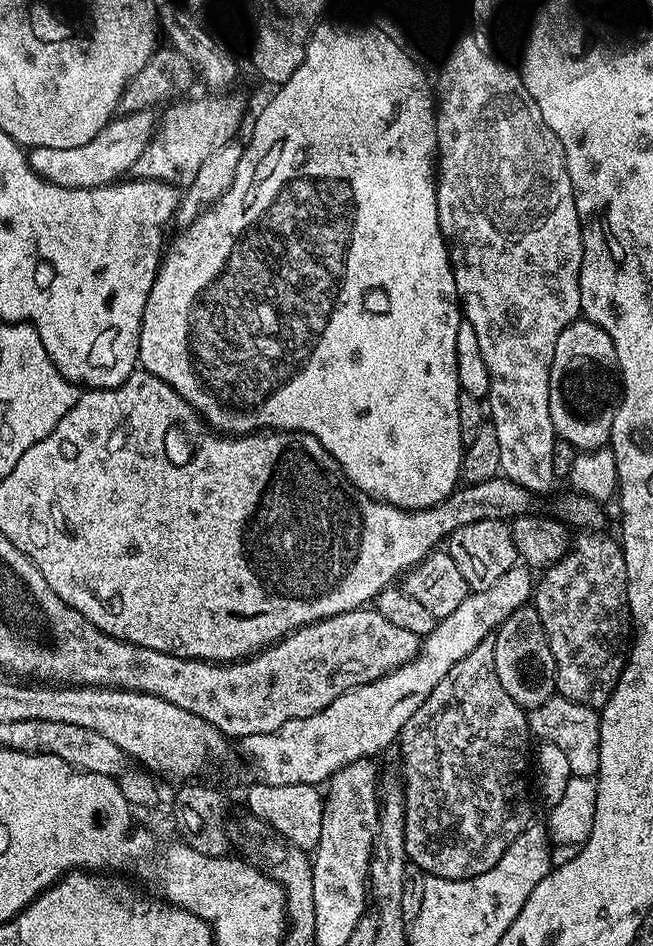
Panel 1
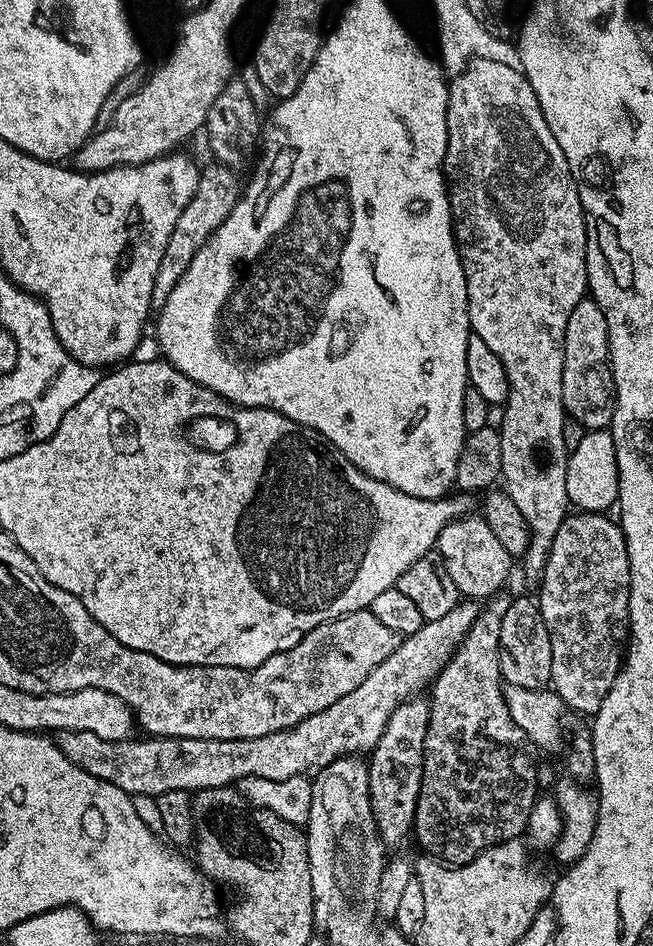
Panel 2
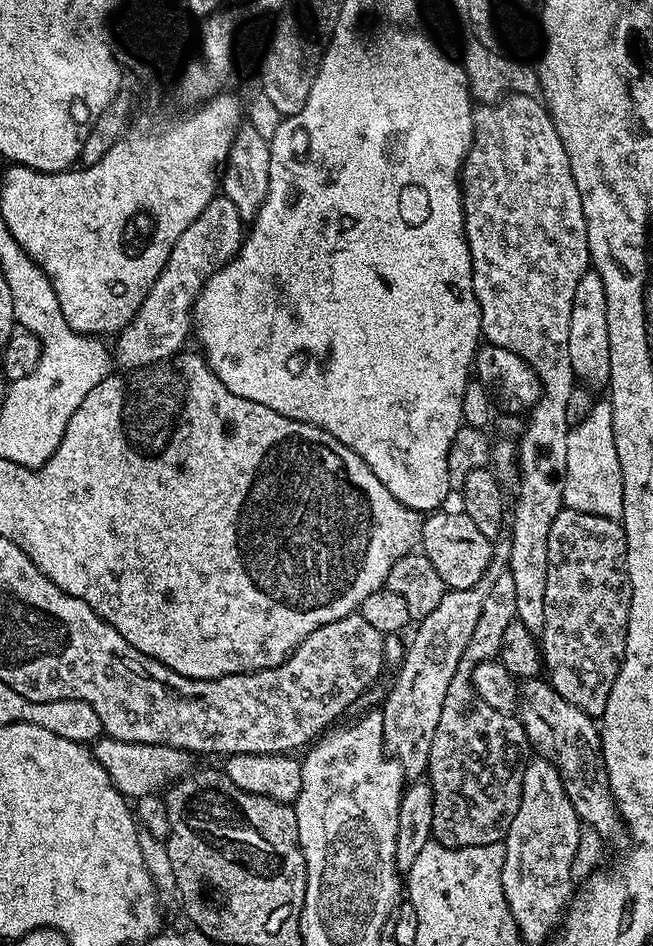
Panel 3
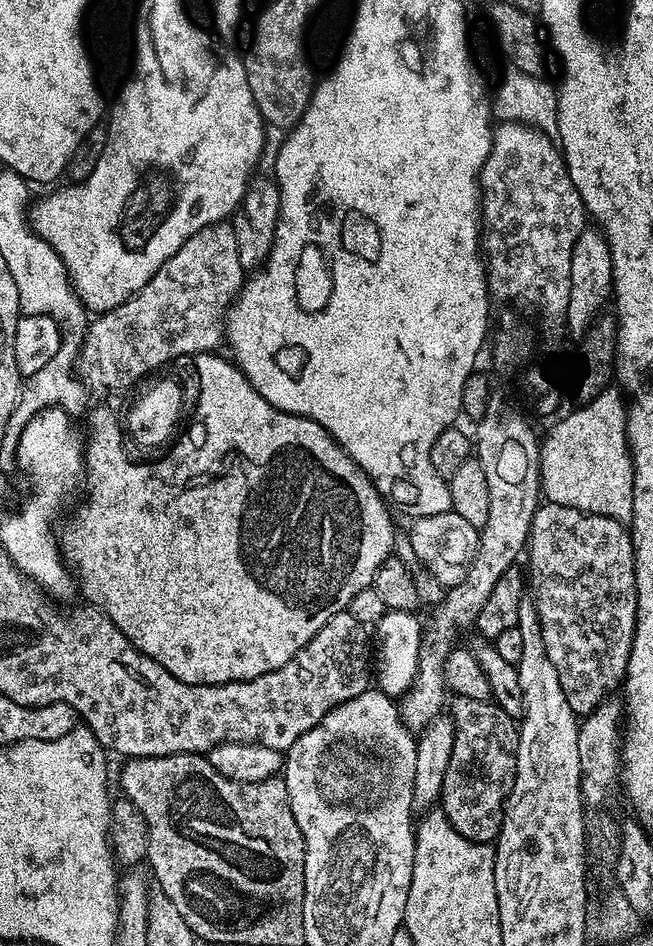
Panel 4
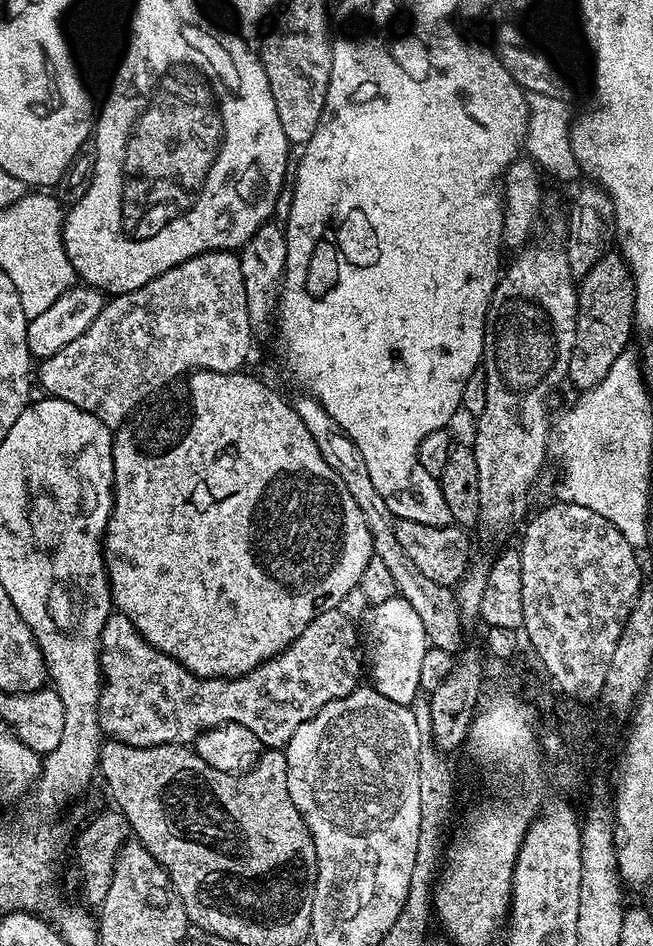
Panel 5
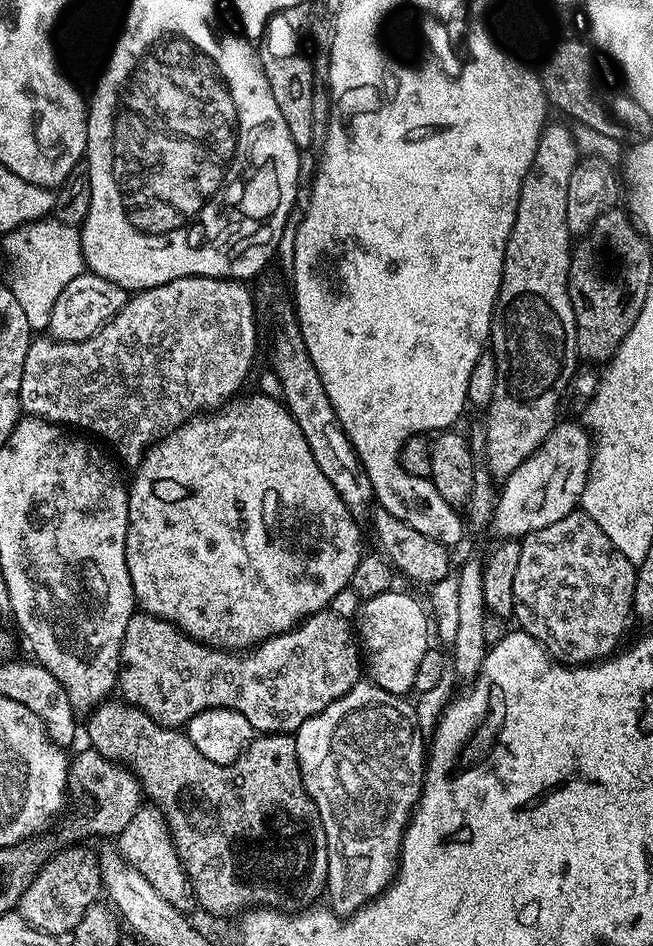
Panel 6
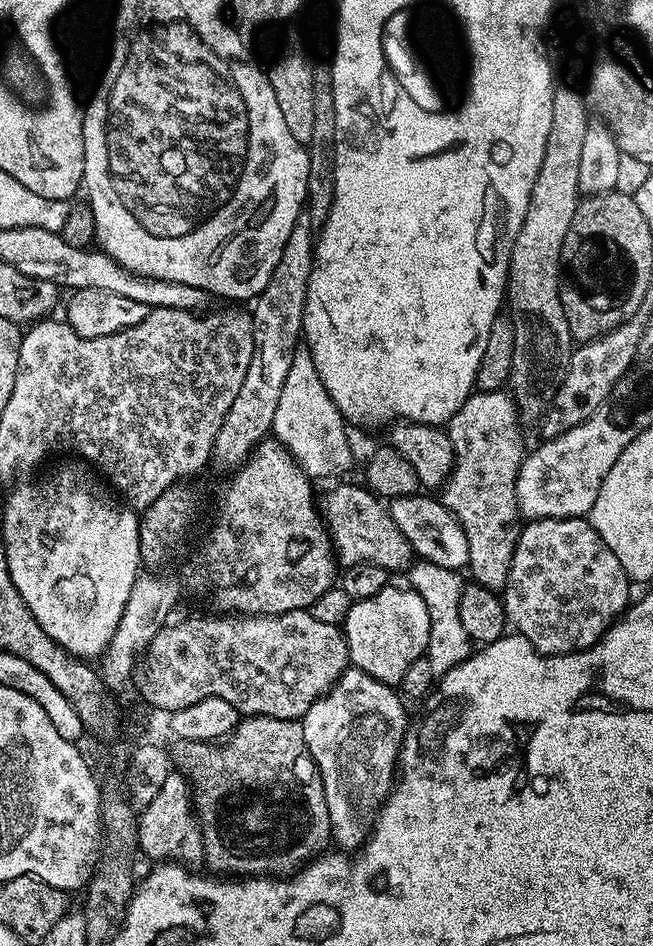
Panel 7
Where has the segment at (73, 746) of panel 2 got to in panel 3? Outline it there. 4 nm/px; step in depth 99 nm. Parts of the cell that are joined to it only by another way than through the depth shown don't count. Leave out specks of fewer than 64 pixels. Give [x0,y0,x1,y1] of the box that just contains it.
[90,736,194,798]

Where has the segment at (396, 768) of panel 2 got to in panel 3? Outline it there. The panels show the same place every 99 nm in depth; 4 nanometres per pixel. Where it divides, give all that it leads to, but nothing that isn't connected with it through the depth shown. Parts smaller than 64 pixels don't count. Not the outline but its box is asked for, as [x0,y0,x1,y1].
[382,543,510,778]

